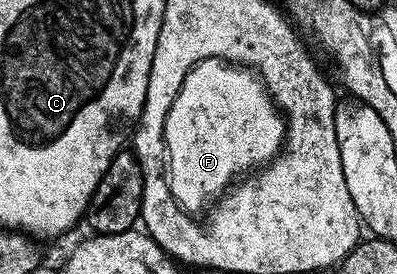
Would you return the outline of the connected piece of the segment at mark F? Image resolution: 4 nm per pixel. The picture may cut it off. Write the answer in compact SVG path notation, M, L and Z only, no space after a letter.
M209 58L184 76L184 84L168 108L164 140L170 191L178 207L194 216L221 198L235 180L257 171L280 153L286 141L286 119L253 70Z

